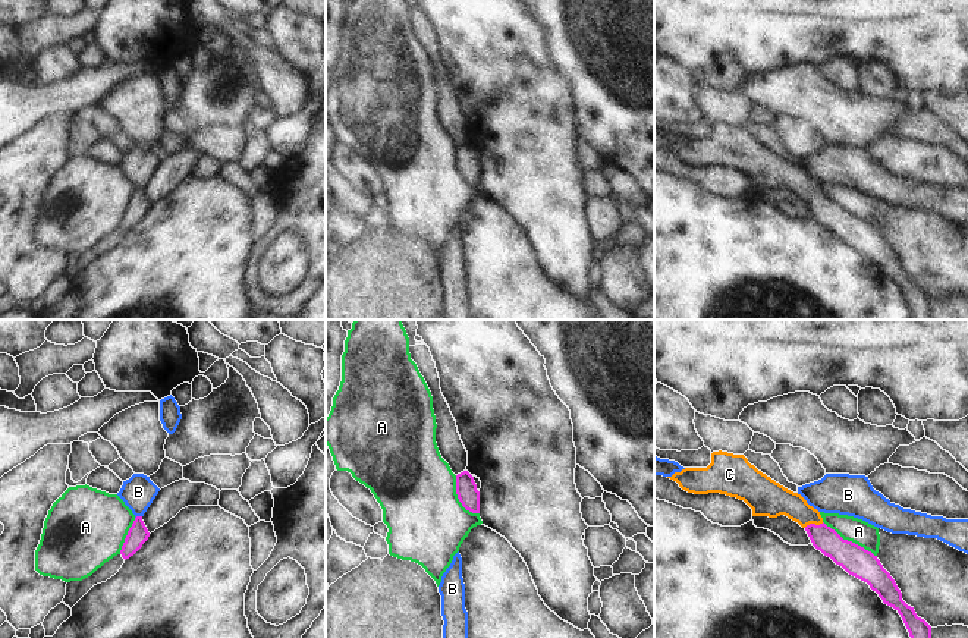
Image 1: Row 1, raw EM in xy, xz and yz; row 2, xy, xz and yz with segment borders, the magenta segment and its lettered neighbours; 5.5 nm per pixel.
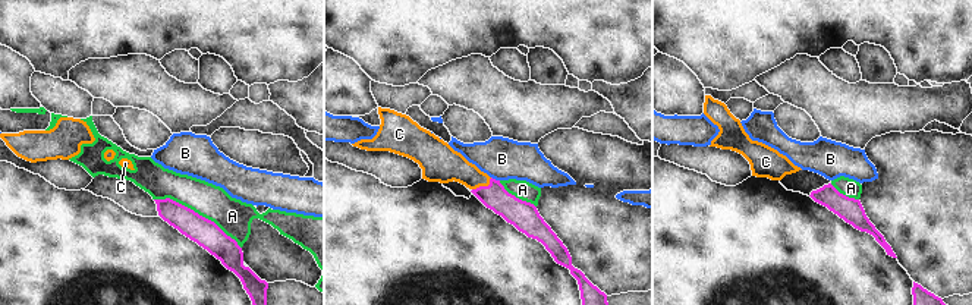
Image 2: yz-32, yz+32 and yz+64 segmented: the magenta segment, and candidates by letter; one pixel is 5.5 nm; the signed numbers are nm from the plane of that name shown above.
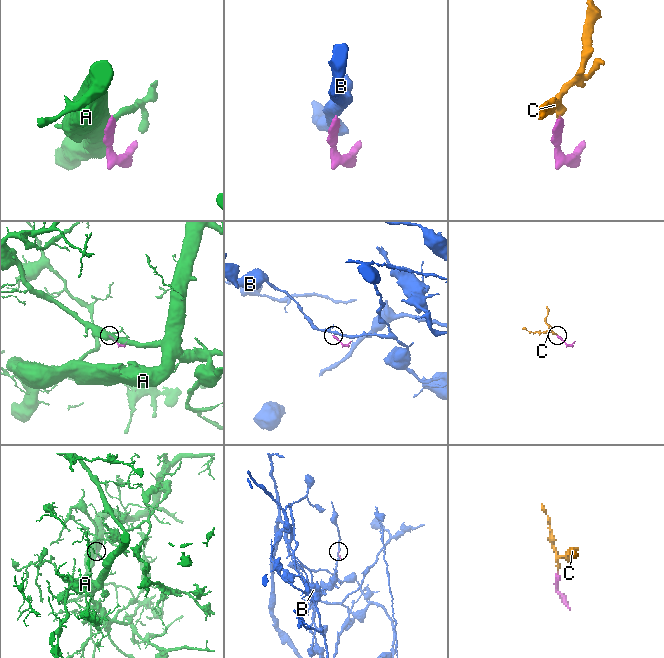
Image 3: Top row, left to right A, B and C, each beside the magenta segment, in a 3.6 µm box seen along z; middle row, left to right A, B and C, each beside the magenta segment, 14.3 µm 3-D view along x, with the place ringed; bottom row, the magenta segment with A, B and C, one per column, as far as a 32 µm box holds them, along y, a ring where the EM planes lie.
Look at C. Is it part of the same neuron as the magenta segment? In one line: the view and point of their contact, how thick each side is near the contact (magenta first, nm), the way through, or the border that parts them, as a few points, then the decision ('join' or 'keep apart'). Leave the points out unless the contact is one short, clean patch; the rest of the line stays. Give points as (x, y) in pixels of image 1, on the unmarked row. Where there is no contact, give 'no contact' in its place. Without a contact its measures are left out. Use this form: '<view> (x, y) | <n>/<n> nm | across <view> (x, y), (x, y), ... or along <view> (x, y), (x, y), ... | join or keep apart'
yz (813, 195) | 150/170 nm | across yz (845, 225), (813, 195), (792, 176), (775, 172) | join

